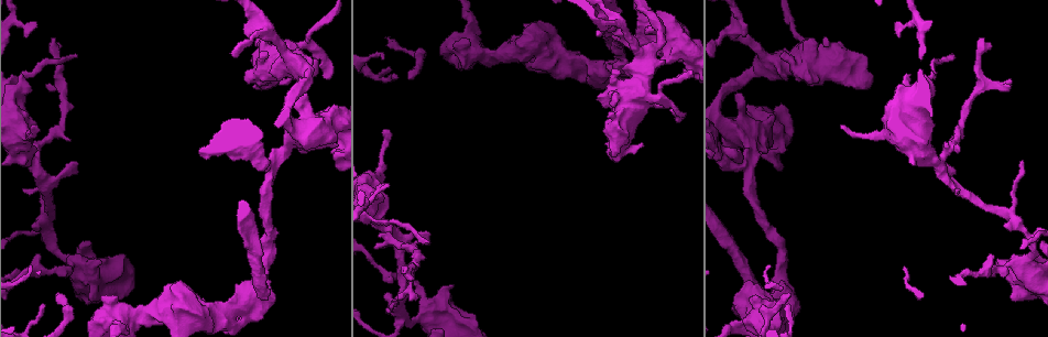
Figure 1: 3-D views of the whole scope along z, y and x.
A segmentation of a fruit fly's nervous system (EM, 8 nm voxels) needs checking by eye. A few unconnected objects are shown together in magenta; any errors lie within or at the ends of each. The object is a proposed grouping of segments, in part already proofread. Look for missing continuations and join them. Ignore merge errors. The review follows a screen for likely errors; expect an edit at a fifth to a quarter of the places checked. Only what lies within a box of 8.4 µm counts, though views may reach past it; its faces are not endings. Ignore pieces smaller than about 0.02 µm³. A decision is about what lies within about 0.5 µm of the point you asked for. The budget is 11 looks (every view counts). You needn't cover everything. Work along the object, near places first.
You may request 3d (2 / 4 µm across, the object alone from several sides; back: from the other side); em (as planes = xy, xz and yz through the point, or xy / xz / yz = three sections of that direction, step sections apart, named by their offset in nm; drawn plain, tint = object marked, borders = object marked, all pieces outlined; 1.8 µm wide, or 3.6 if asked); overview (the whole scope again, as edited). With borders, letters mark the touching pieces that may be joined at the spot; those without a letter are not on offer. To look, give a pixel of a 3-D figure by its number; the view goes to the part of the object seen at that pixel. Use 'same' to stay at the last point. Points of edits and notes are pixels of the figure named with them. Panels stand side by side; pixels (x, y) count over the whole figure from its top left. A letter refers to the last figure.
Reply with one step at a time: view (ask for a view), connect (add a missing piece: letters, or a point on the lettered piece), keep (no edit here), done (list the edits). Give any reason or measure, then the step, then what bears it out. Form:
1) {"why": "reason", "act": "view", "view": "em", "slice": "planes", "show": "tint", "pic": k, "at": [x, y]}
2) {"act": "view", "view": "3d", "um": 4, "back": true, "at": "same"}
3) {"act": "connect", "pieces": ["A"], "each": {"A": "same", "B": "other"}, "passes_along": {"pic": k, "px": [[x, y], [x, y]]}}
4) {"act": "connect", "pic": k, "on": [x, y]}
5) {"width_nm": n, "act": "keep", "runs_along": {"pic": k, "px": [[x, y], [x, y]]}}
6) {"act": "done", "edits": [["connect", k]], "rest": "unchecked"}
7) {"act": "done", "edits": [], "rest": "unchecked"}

{"why": "thin neck", "act": "view", "view": "3d", "um": 2, "back": true, "pic": 1, "at": [52, 273]}

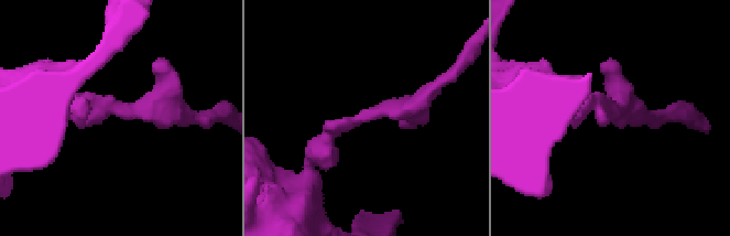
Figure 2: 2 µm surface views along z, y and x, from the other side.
{"why": "shape alone is not enough", "act": "view", "view": "em", "slice": "planes", "show": "tint", "pic": 2, "at": [117, 114]}

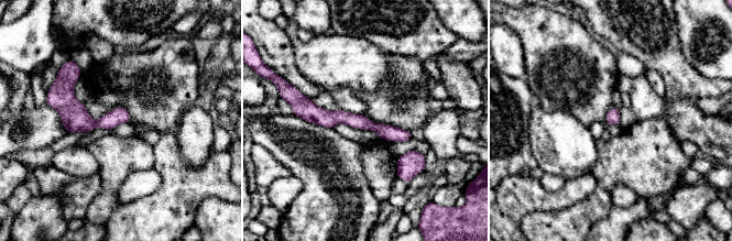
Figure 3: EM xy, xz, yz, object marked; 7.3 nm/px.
{"act": "view", "view": "em", "slice": "planes", "show": "borders", "at": "same"}

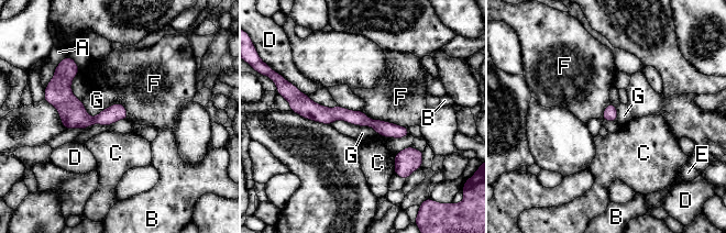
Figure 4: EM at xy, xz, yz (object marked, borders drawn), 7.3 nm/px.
{"longest_contact_nm": ["G", 360], "act": "keep", "each": {"A": "other", "B": "other", "C": "other", "D": "other", "E": "other", "F": "other", "G": "other"}, "border": {"pic": 4, "px": [[373, 118], [404, 125], [407, 129]]}, "found": "no lettered piece goes on from it"}

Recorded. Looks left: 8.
{"why": "sharp bend", "act": "view", "view": "3d", "um": 4, "pic": 1, "at": [480, 50]}

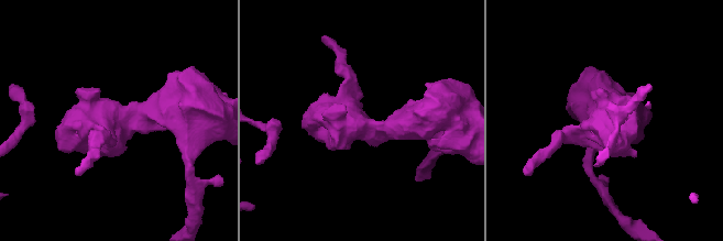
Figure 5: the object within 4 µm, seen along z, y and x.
{"act": "view", "view": "em", "slice": "planes", "show": "plain", "pic": 5, "at": [356, 124]}

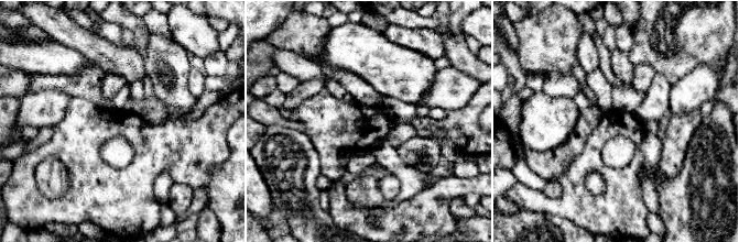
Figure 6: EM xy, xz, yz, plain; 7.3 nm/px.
{"act": "view", "view": "em", "slice": "planes", "show": "borders", "at": "same"}

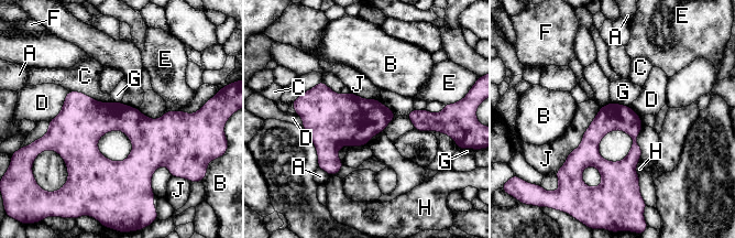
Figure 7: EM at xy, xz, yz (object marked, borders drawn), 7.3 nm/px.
{"act": "keep", "each": {"A": "other", "B": "other", "C": "other", "D": "other", "E": "other", "F": "other", "G": "other", "H": "other", "J": "other"}, "border": {"pic": 7, "px": [[612, 101], [631, 107]]}, "found": "none of them fits"}

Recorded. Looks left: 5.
{"why": "branch stops here", "act": "view", "view": "em", "slice": "yz", "step": 4, "show": "tint", "pic": 1, "at": [267, 299]}

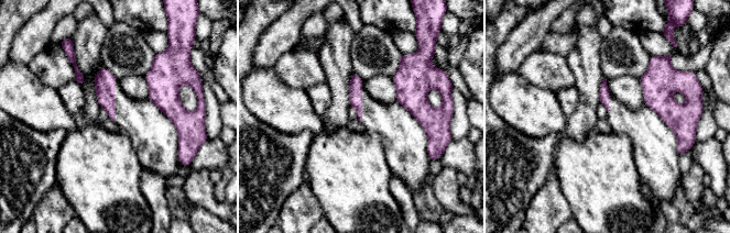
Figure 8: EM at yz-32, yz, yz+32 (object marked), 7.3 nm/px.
{"act": "view", "view": "em", "slice": "planes", "show": "borders", "at": "same"}

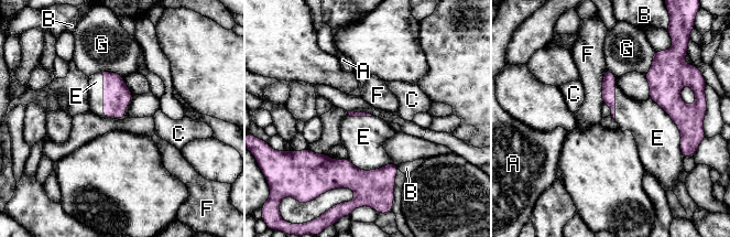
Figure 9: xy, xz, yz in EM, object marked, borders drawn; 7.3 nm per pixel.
{"act": "connect", "pieces": ["E"], "each": {"A": "other", "B": "other", "C": "other", "E": "same", "F": "other", "G": "other"}, "found": "the cell continues"}

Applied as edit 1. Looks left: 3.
{"why": "touches itself", "act": "view", "view": "3d", "um": 2, "pic": 1, "at": [655, 27]}

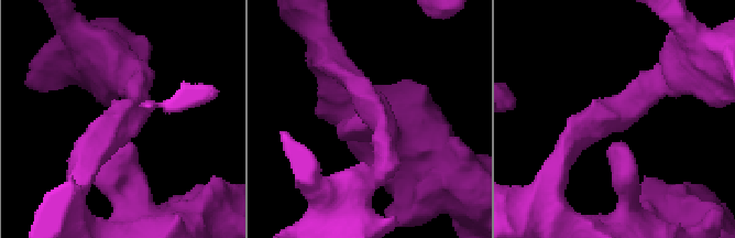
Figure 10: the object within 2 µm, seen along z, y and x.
{"arm_widths_nm": [220, 550], "act": "view", "view": "em", "slice": "yz", "step": 4, "show": "tint", "pic": 10, "at": [372, 118]}

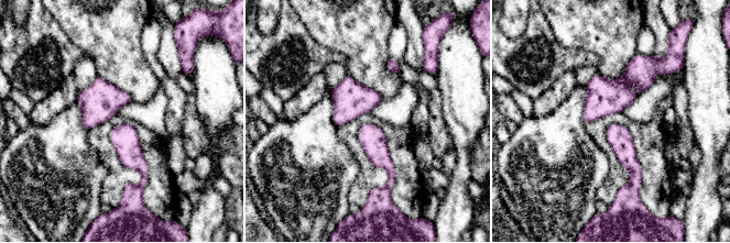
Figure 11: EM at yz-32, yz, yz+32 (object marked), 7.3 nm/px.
{"why": "cut it another way", "act": "view", "view": "em", "slice": "planes", "show": "borders", "at": "same"}

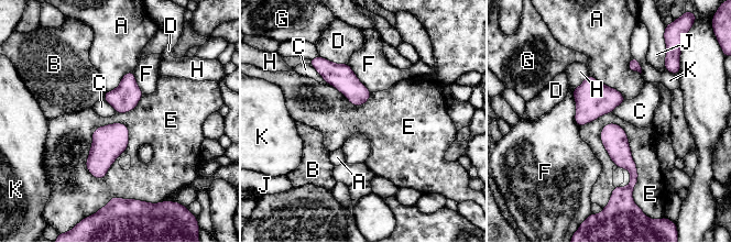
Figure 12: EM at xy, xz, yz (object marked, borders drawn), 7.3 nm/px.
{"act": "keep", "each": {"A": "other", "B": "other", "C": "other", "D": "other", "E": "other", "F": "other", "G": "other", "H": "other", "J": "other", "K": "other"}, "border": {"pic": 12, "px": [[124, 123], [128, 146], [97, 179]]}, "found": "no lettered piece goes on from it"}

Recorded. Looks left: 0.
{"act": "done", "edits": [["connect", 9]], "rest": "unchecked"}

